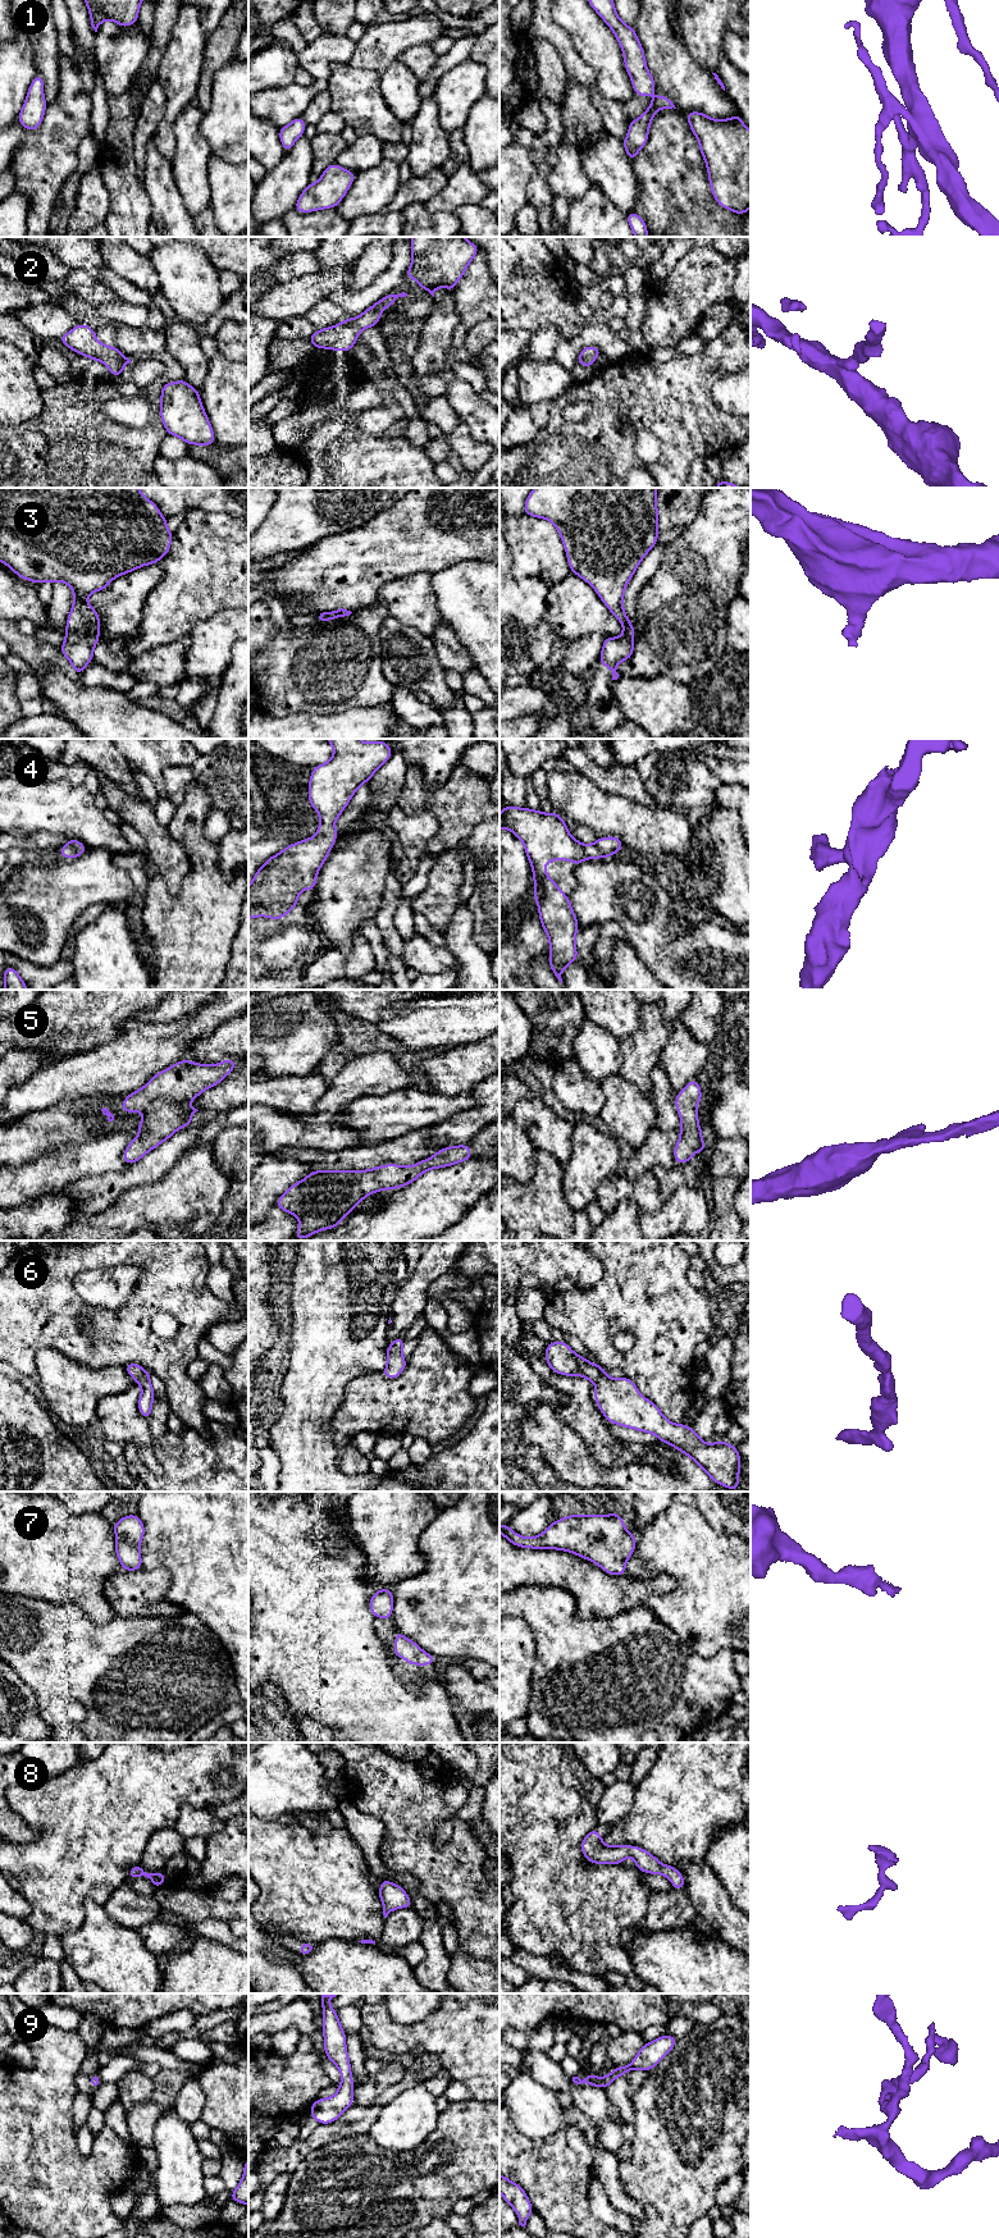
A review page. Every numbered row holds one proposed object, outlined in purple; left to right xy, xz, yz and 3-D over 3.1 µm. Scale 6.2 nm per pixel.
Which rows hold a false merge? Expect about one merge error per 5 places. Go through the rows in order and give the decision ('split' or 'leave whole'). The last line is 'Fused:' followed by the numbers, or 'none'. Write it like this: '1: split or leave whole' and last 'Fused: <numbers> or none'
1: leave whole
2: leave whole
3: leave whole
4: leave whole
5: leave whole
6: leave whole
7: leave whole
8: leave whole
9: leave whole
Fused: none

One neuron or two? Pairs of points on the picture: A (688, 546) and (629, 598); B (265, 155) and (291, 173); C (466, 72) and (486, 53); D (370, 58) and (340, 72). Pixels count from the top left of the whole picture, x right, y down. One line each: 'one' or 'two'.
A: two
B: two
C: two
D: two

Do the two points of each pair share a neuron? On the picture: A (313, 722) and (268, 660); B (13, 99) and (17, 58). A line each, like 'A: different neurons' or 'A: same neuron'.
A: different neurons
B: same neuron

